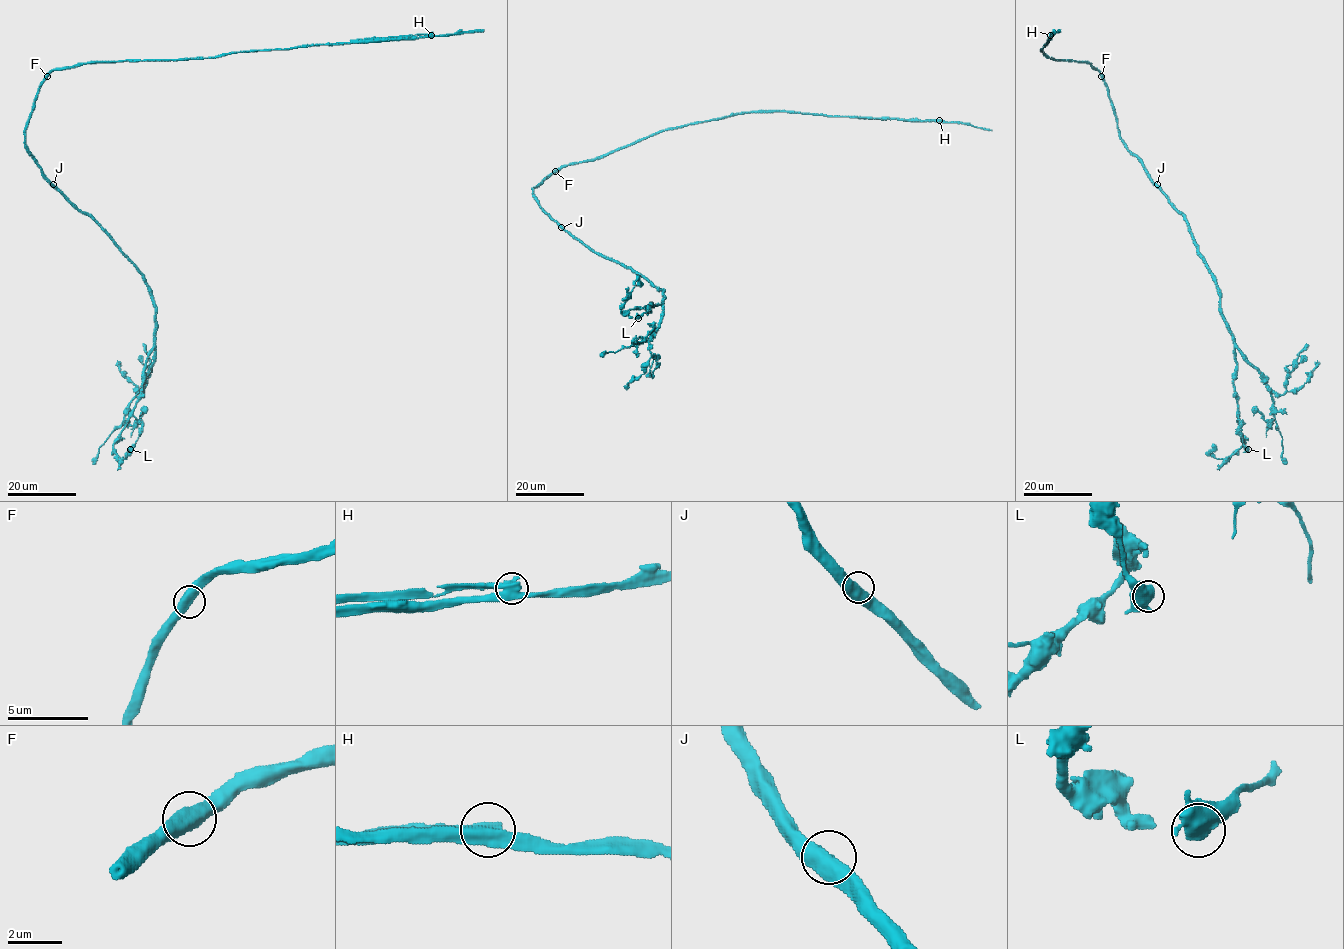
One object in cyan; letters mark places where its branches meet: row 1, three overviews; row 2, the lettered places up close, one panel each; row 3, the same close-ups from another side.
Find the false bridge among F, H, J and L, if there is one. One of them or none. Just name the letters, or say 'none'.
H

